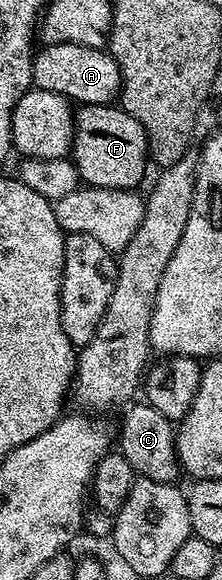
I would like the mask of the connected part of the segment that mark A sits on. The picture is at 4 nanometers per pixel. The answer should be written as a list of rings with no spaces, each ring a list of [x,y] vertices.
[[[47,44],[34,53],[33,87],[52,90],[75,105],[108,104],[119,99],[122,90],[120,66],[109,51],[79,44]]]

